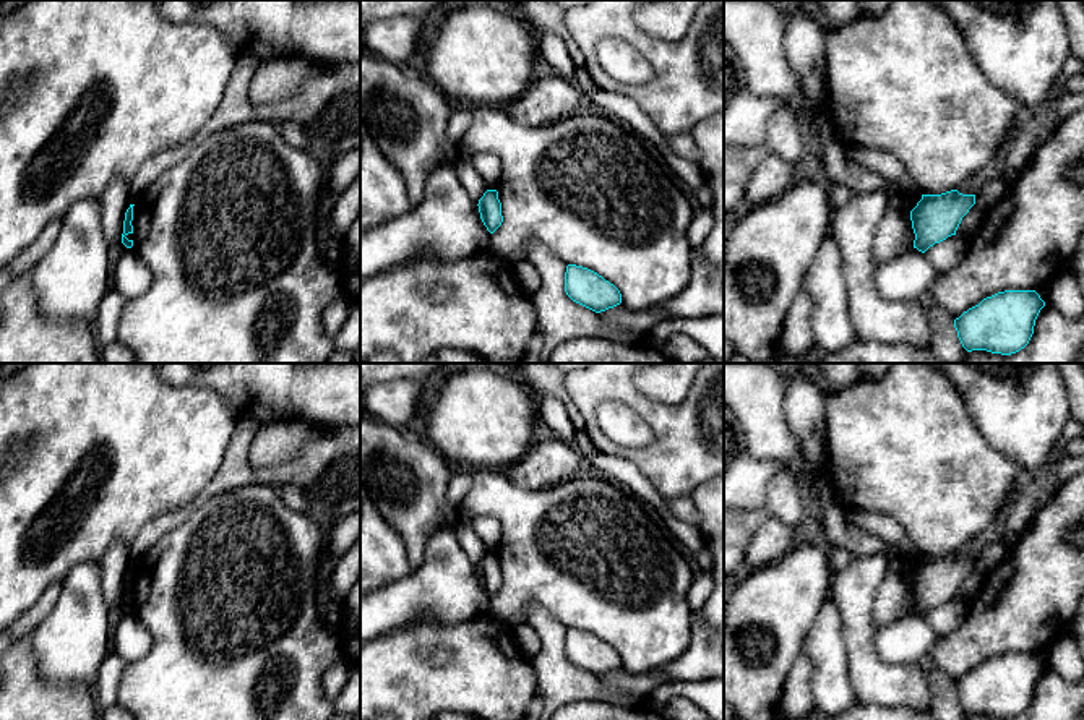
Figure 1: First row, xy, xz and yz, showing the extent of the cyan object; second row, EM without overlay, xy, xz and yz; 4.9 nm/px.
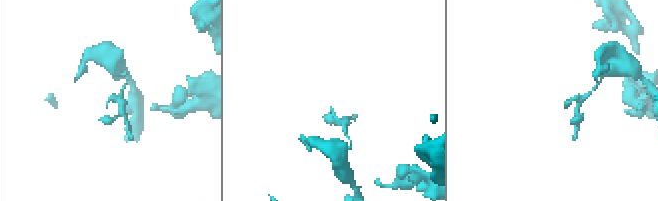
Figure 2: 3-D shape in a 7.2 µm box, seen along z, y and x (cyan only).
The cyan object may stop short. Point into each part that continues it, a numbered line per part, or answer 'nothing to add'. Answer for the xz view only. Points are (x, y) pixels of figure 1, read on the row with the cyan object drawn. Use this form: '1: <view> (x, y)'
nothing to add

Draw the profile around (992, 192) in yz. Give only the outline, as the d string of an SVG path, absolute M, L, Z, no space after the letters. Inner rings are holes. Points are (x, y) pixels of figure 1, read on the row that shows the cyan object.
M1006 178L990 180L975 193L975 204L985 212L993 208L1006 195Z

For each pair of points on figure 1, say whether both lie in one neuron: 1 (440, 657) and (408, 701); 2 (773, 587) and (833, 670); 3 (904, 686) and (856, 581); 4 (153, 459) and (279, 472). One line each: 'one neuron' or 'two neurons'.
1: two neurons
2: two neurons
3: one neuron
4: two neurons

